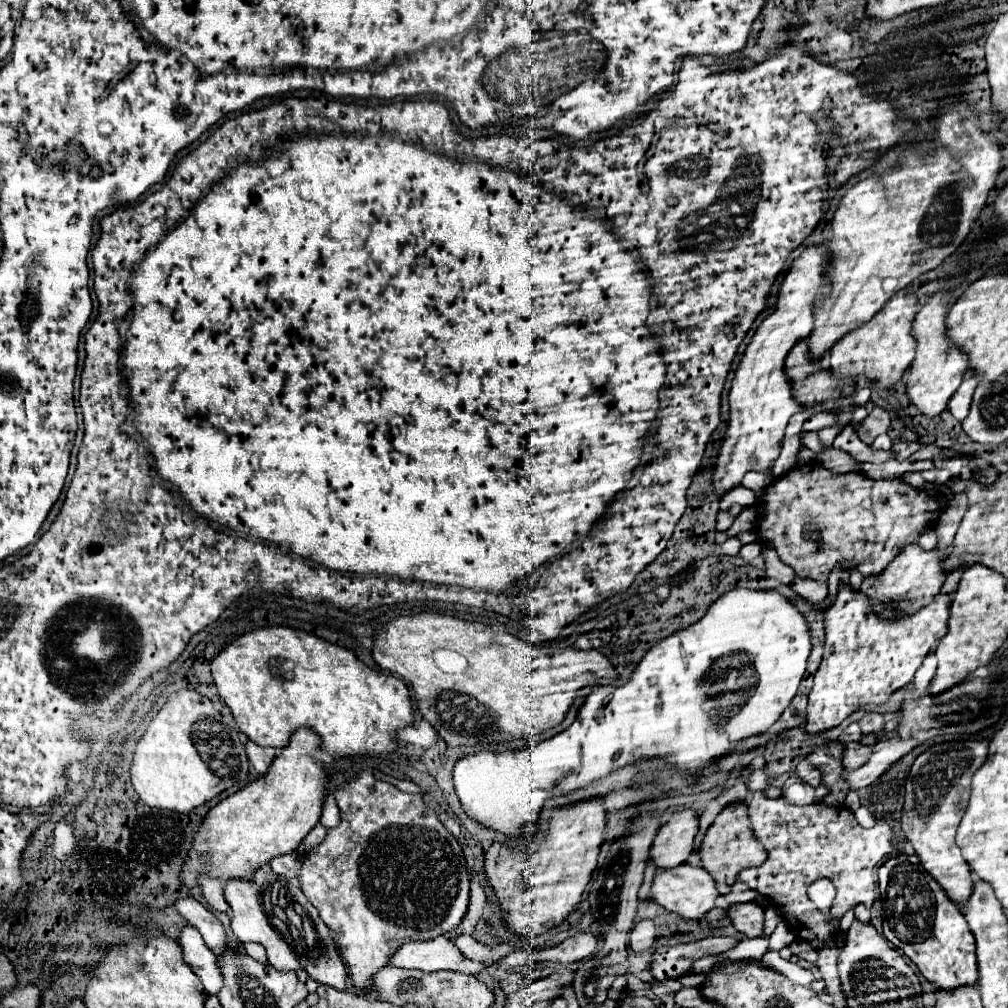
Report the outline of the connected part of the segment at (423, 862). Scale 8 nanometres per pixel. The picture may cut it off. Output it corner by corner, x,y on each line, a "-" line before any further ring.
362,772
358,778
354,778
350,784
344,784
336,790
336,802
338,802
338,808
340,808
340,824
338,828
330,828
324,842
320,846
316,846
312,852
308,852
304,856
304,864
302,864
302,872
300,872
300,886
302,886
302,892
306,894
306,898
310,900
310,904
320,912
320,918
322,922
326,922
326,926
334,932
338,944
340,944
340,950
346,958
346,964
350,968
350,976
352,976
352,984
354,984
354,992
356,994
364,994
364,992
370,992
370,988
374,988
372,984
372,978
378,970
382,970
384,966
390,964
390,956
406,942
412,942
412,940
434,940
438,936
444,936
448,934
450,930
454,930
464,914
466,914
466,908
468,908
468,890
470,890
470,874
468,874
468,868
466,868
466,858
464,858
464,852
462,852
462,846
460,842
444,828
444,824
440,822
438,814
424,804
424,798
422,794
408,794
408,792
400,792
398,788
394,788
392,784
388,782
382,782
382,780
376,780
370,772

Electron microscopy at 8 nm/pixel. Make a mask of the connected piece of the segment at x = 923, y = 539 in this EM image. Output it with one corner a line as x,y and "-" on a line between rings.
934,526
926,528
922,532
922,536
919,536
918,544
925,550
931,550
937,545
937,536

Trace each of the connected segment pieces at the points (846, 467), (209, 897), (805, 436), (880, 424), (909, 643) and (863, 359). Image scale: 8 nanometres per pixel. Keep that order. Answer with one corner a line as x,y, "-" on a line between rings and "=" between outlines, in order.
830,448
830,450
822,452
822,454
818,454
818,462
824,468
832,470
832,472
850,472
850,470
860,468
860,464
850,454
842,452
842,450
836,450
836,448
=
200,876
200,886
202,886
202,894
206,898
206,902
214,908
214,910
230,910
230,906
226,904
224,898
224,884
218,878
210,878
210,876
=
802,431
800,433
800,440
802,440
802,444
804,444
806,448
810,448
810,450
812,450
812,452
816,452
816,454
818,454
818,452
822,452
822,450
826,448
826,446
820,442
817,432
=
876,406
868,414
868,418
860,424
860,428
856,432
858,432
858,436
860,436
860,440
864,444
872,444
874,438
880,436
880,434
884,434
888,428
890,428
890,416
888,416
888,412
=
842,584
838,590
838,596
824,612
824,656
822,664
814,676
814,686
808,694
808,708
806,708
806,724
804,730
808,734
822,734
826,730
832,730
840,726
852,712
866,704
884,704
892,692
904,688
906,684
912,682
916,670
920,668
922,660
928,656
932,646
944,638
948,632
948,610
950,610
950,596
938,594
932,604
916,612
914,616
908,618
898,618
898,620
882,620
878,616
872,616
872,612
866,612
870,600
864,598
862,592
850,590
848,584
=
898,292
892,300
886,302
886,306
860,330
850,332
850,336
842,338
832,350
830,350
830,372
836,378
868,378
872,382
878,382
882,388
890,390
896,382
900,382
902,374
914,360
914,348
916,340
910,336
910,328
914,322
918,310
916,294
912,292

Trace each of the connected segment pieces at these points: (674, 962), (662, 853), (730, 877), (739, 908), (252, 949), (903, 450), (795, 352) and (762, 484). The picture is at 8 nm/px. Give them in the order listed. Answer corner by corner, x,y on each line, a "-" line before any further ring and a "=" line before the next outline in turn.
706,938
694,944
660,946
650,960
650,972
658,982
676,980
684,976
698,958
722,954
734,948
736,944
738,942
734,938
=
692,810
672,814
670,822
660,828
650,848
650,860
658,870
668,870
686,864
698,834
698,818
=
732,804
726,806
714,820
714,824
708,828
702,848
700,848
700,856
702,856
702,868
710,872
710,876
716,882
728,884
732,886
738,878
738,874
746,868
752,866
760,866
766,862
766,848
754,838
754,832
750,828
750,820
748,820
748,806
746,804
=
756,902
734,904
728,910
728,916
740,934
744,934
748,938
762,936
762,932
764,932
764,910
760,904
756,904
=
256,943
243,944
244,950
257,961
267,964
267,956
264,947
=
900,442
894,444
891,450
896,453
896,459
901,462
909,458
916,451
918,451
920,447
921,444
919,442
=
802,340
790,350
784,372
800,406
812,408
814,404
822,404
826,412
834,412
838,408
838,400
850,396
856,384
842,384
840,380
834,380
830,372
816,370
816,366
818,364
808,358
806,340
=
748,472
742,480
744,488
750,488
754,492
762,492
768,484
772,482
772,474
770,472

